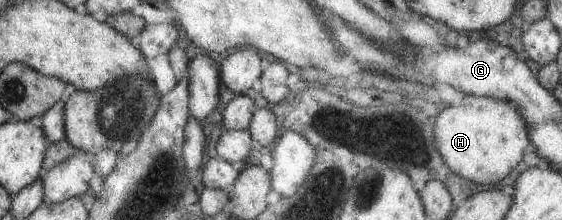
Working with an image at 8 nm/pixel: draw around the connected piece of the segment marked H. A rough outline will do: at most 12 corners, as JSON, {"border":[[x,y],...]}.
{"border":[[465,95],[432,138],[446,168],[498,185],[528,146],[512,102]]}

